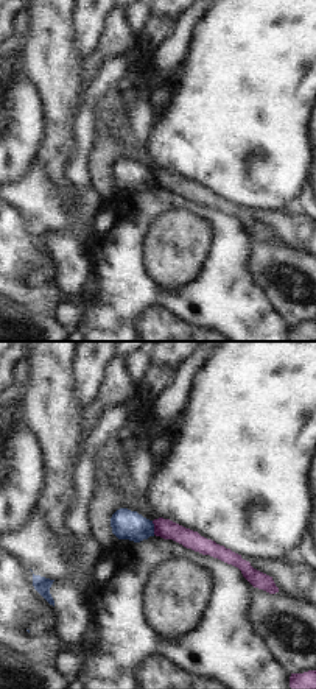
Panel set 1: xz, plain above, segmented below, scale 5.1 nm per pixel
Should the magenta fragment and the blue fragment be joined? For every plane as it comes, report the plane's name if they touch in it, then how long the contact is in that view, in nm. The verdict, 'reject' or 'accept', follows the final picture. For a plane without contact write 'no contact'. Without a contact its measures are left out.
contact in xz; length 70 nm

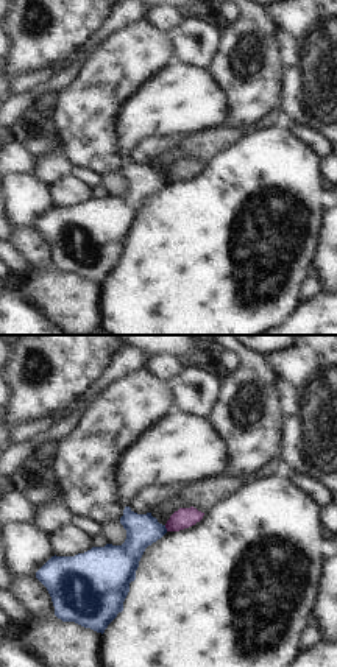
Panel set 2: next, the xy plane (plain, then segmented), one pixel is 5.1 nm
contact in xy; length 40 nm

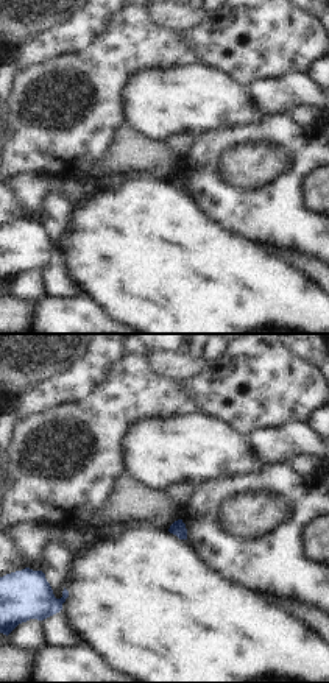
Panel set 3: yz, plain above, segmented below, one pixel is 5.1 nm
no contact

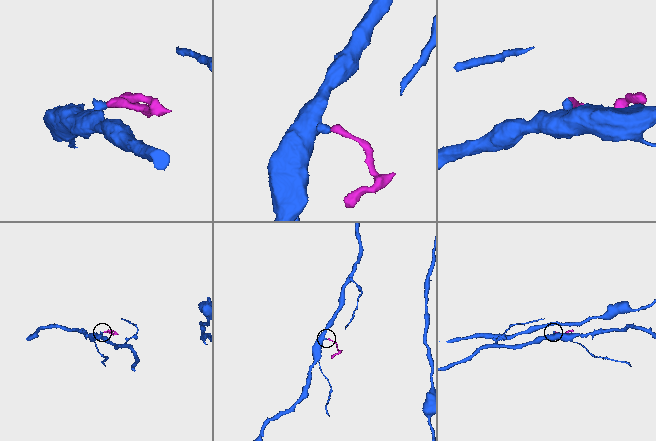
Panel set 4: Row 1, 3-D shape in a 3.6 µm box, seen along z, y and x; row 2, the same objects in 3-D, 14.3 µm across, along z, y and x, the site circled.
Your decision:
reject

